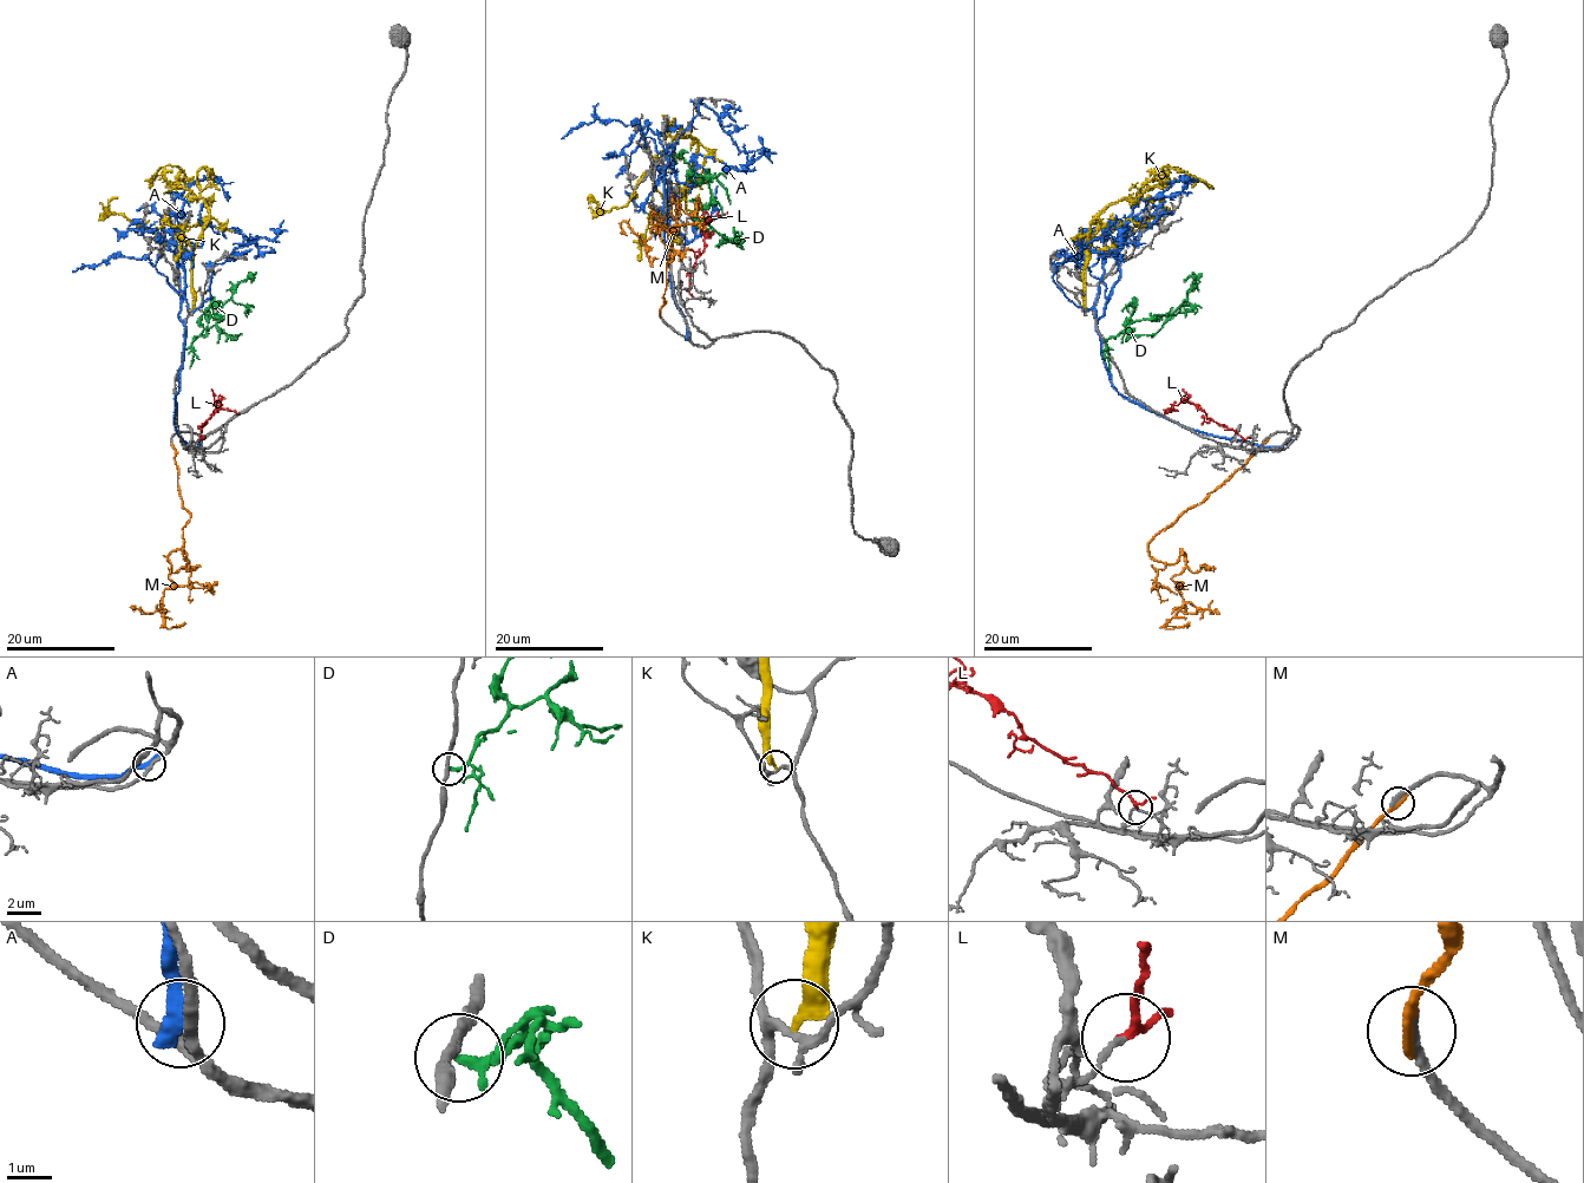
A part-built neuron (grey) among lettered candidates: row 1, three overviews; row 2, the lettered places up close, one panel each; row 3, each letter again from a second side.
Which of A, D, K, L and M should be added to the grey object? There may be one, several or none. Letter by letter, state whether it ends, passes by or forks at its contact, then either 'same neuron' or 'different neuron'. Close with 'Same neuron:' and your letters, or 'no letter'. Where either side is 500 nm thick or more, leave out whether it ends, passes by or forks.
A: it ends there; different neuron
D: it ends there; different neuron
K: it ends there; different neuron
L: it passes by; different neuron
M: it ends there; different neuron
Same neuron: no letter

